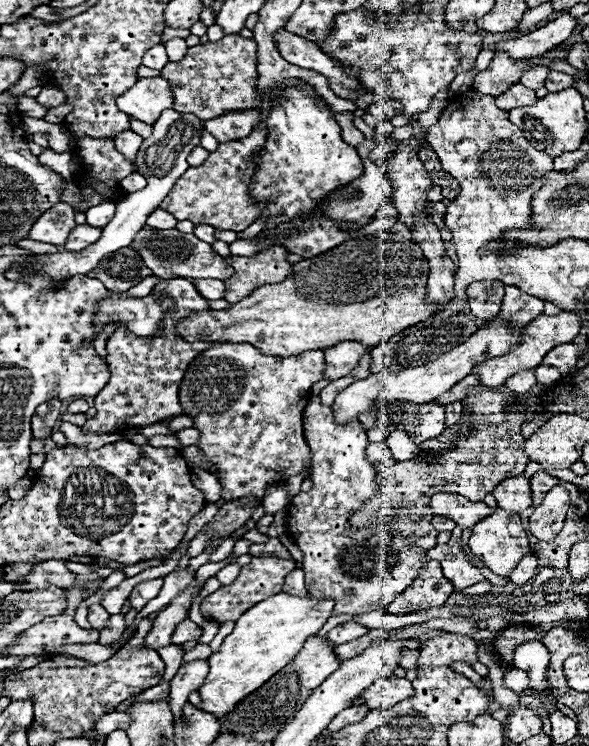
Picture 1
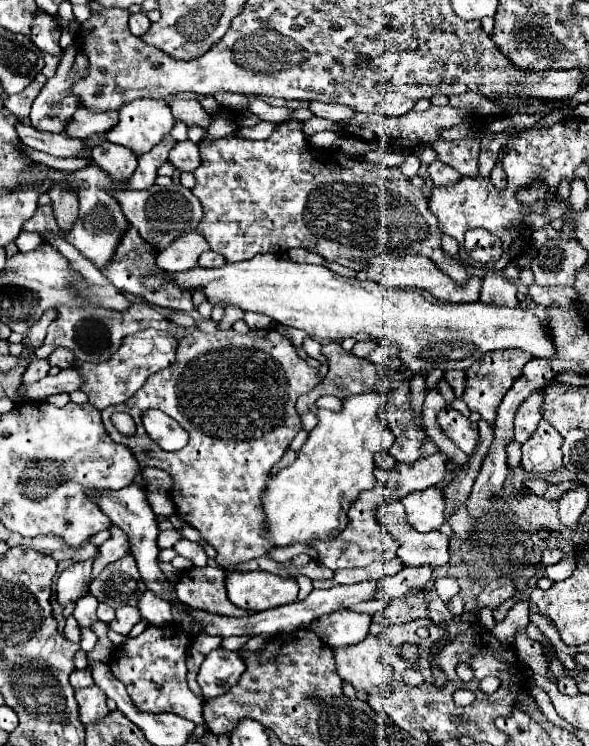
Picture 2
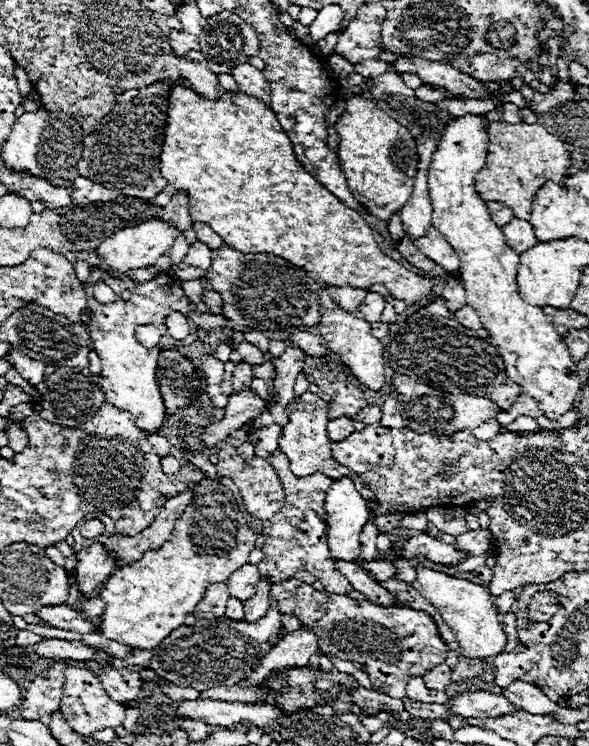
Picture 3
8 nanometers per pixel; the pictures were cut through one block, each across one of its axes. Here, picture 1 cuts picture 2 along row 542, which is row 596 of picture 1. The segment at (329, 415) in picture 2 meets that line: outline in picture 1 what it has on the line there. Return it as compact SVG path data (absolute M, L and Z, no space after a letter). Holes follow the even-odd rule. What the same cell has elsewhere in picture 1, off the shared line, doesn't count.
M276 594L246 610L234 624L234 630L224 638L222 646L212 652L212 658L208 658L210 674L198 688L200 710L216 716L218 720L228 716L242 698L258 690L300 652L306 638L326 624L332 608L332 600Z

